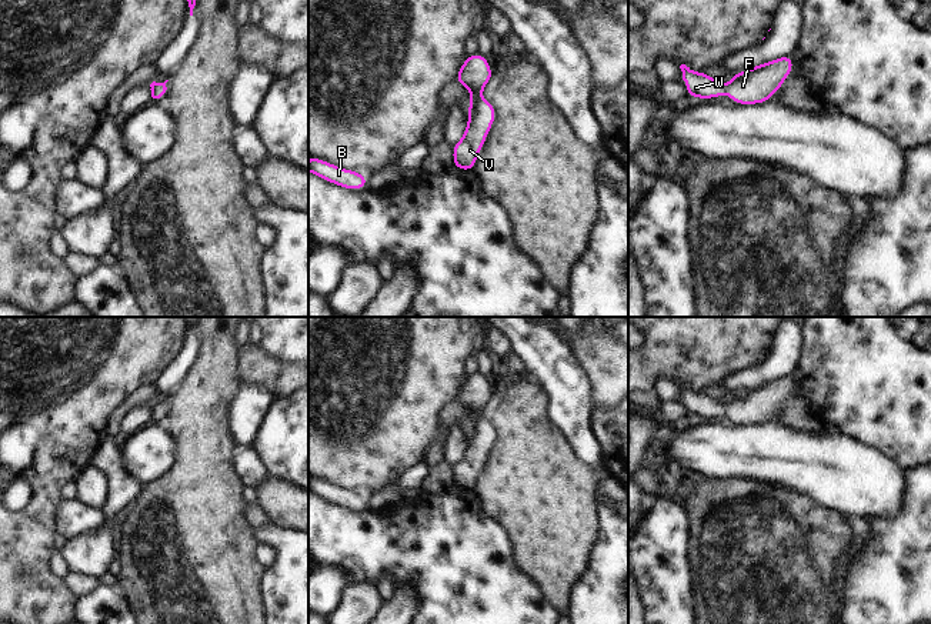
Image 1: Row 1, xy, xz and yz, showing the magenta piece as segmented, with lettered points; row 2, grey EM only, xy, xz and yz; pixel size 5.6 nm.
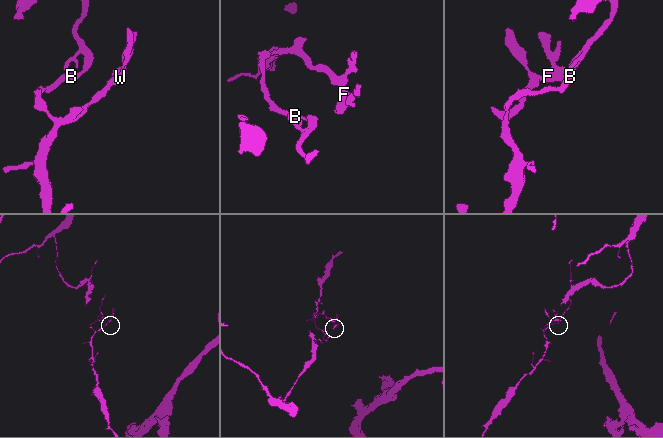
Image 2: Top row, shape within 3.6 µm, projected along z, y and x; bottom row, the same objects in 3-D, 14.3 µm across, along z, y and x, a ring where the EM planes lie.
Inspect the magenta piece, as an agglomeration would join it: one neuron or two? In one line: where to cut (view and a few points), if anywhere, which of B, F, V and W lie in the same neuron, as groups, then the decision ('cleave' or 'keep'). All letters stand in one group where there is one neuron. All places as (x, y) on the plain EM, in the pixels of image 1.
cut none; groups B F V W; keep

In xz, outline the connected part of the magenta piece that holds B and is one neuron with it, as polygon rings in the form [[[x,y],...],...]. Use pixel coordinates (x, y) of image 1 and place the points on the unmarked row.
[[[317,477],[308,478],[308,491],[347,510],[367,508],[366,494],[348,488],[341,488]]]

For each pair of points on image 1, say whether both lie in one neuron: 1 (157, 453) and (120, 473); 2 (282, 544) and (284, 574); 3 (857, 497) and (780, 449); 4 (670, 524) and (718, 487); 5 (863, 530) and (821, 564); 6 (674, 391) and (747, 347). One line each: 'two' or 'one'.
1: two
2: one
3: one
4: two
5: two
6: two

